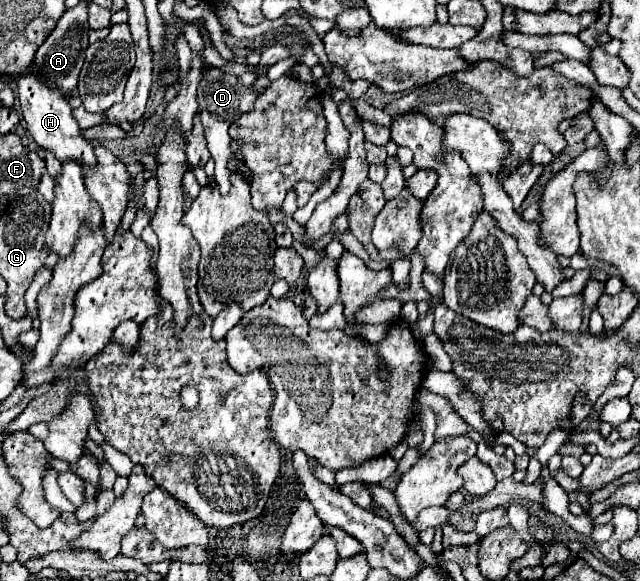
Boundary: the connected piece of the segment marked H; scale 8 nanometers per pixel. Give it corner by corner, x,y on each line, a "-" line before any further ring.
22,74
18,76
16,82
16,96
20,100
20,110
22,110
22,118
26,120
26,128
40,148
54,152
60,162
68,162
68,160
82,162
84,170
96,166
92,144
82,136
82,130
72,116
72,108
64,92
42,84
34,74

